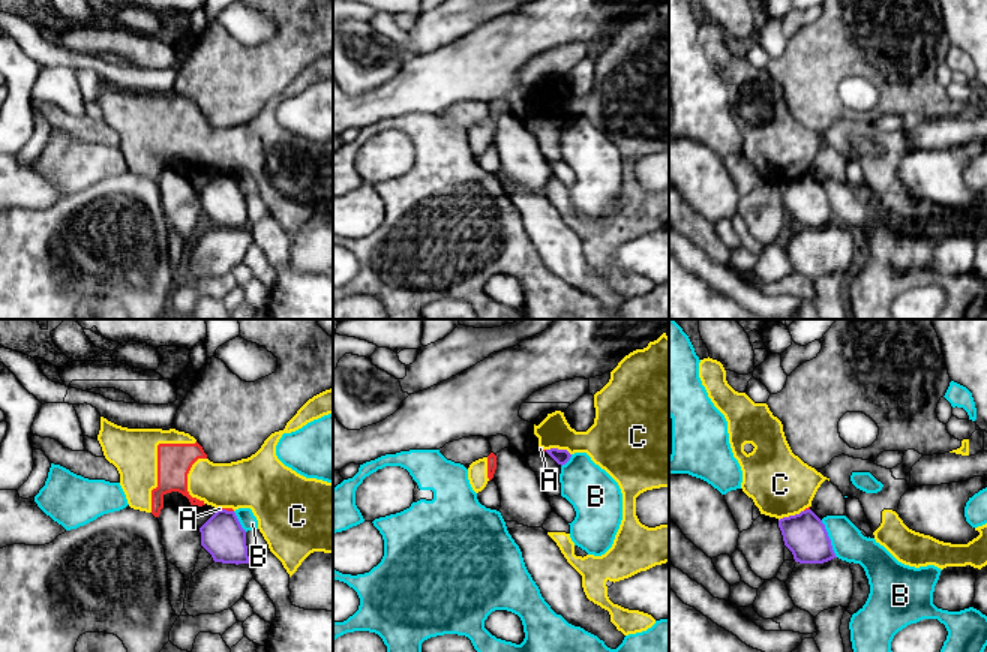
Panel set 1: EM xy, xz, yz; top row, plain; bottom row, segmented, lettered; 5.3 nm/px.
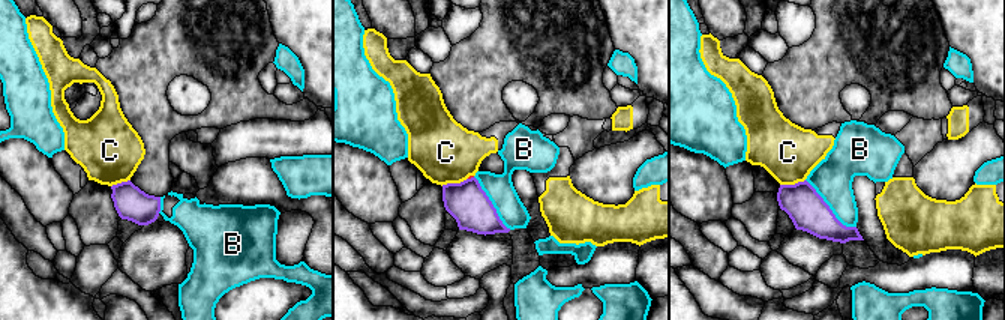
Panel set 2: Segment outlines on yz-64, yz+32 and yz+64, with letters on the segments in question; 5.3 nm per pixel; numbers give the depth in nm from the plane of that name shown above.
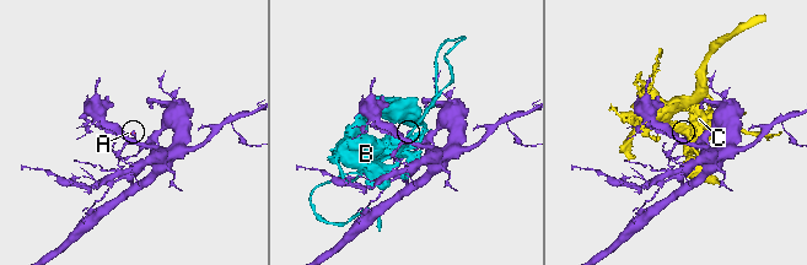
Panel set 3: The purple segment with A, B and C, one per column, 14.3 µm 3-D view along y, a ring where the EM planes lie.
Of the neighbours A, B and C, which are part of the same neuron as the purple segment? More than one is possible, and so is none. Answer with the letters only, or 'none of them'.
none of them

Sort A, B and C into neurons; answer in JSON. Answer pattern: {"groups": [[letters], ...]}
{"groups": [["A", "C"], ["B"]]}

